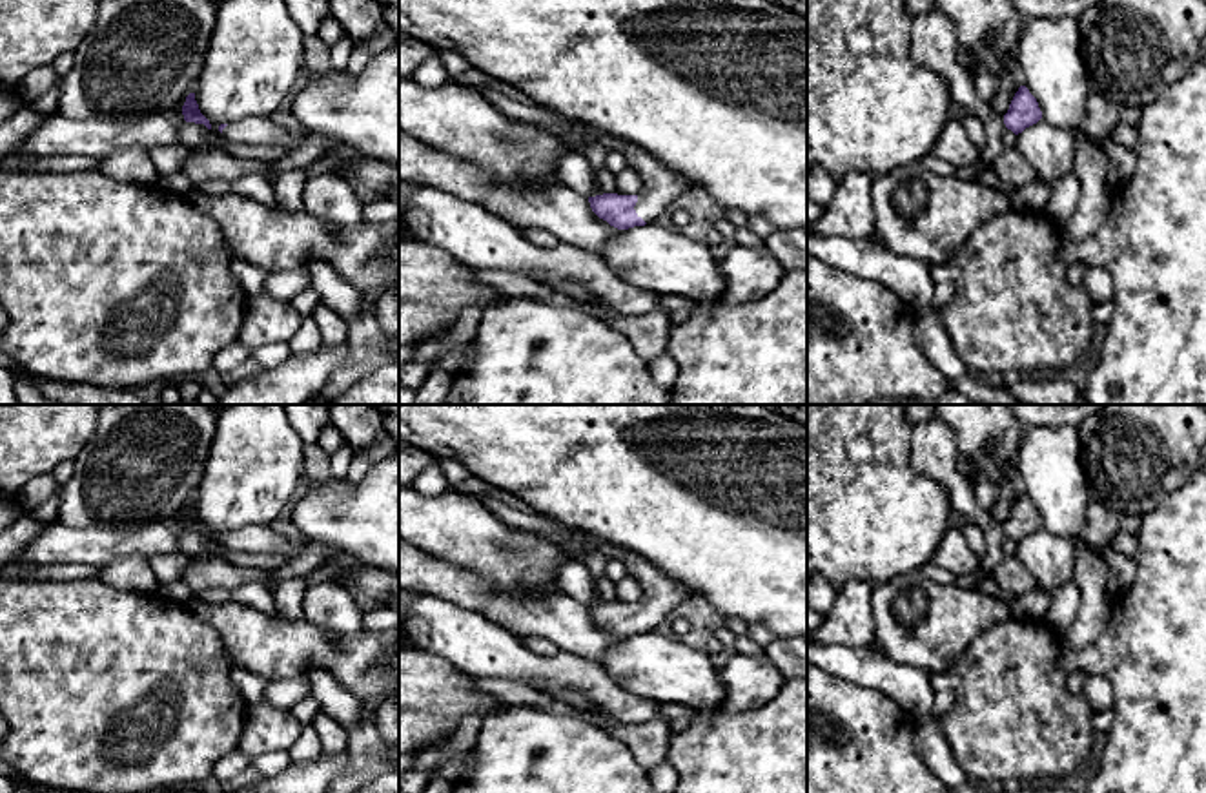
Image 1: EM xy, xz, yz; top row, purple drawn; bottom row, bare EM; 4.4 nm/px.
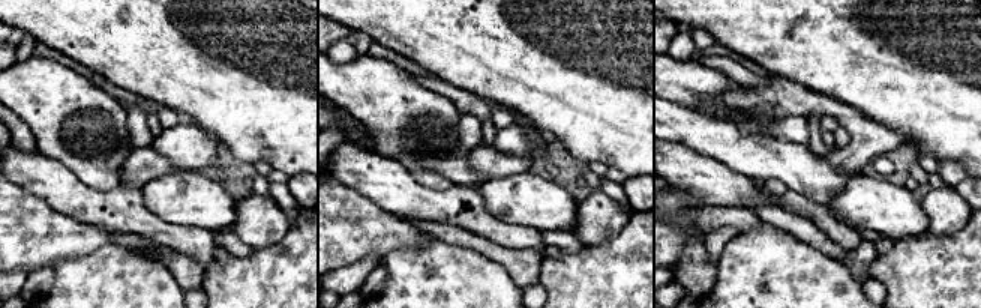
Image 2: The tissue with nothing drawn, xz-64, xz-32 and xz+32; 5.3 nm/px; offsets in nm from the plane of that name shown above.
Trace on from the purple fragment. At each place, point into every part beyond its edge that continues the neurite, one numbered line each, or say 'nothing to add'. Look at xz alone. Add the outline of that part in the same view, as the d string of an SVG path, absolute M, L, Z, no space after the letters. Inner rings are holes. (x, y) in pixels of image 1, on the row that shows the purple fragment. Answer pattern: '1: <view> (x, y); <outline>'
1: xz (662, 186); M568 118L563 120L574 131L579 131L587 142L598 142L608 153L619 151L627 157L629 168L636 170L643 182L634 210L645 222L652 222L658 215L667 211L678 197L696 186L690 179L670 170L641 146L590 129Z

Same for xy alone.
1: xy (259, 130); M253 115L233 120L222 129L222 137L228 142L240 146L275 146L290 151L295 151L304 140L304 135L291 135L277 126L270 115Z

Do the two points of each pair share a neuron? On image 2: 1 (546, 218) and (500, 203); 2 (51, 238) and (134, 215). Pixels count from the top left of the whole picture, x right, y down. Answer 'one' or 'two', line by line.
1: one
2: two

